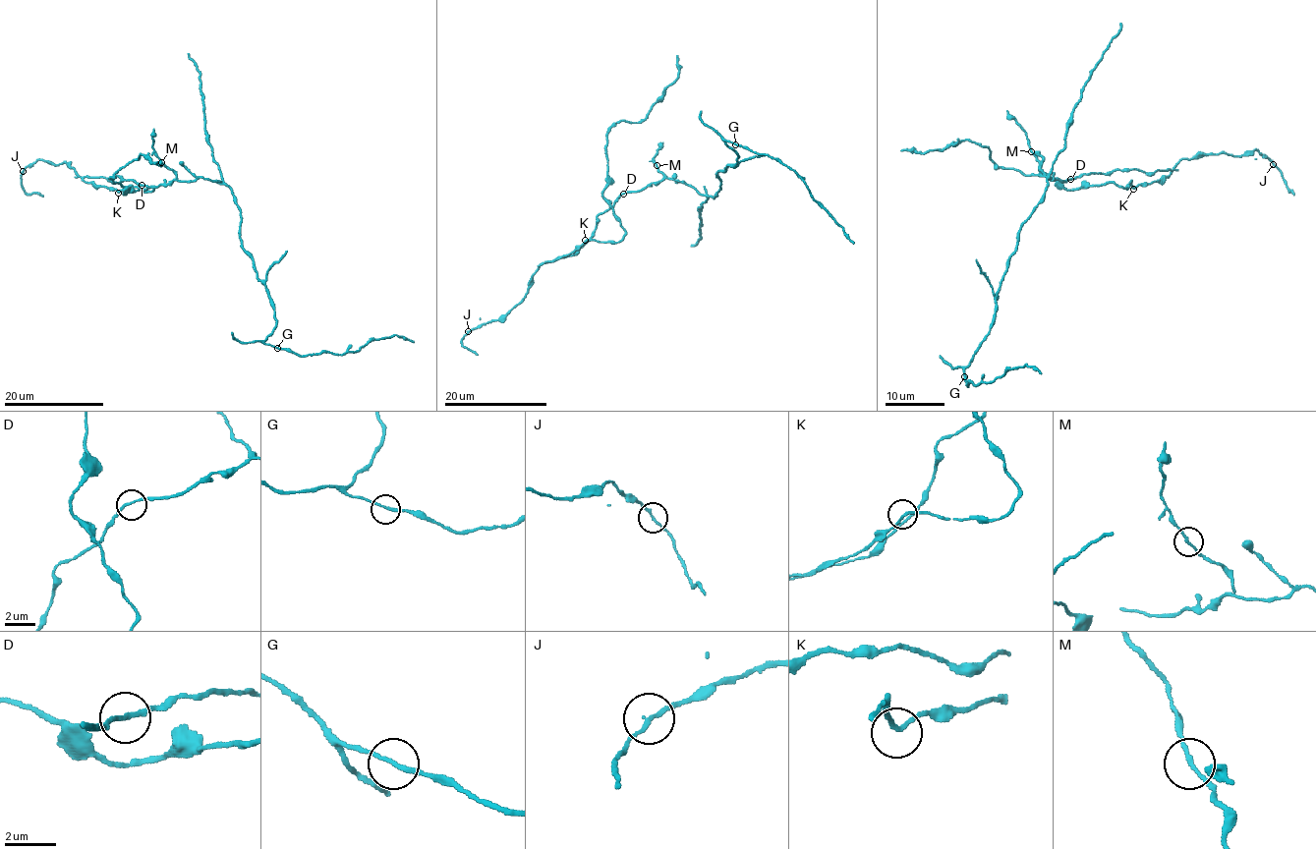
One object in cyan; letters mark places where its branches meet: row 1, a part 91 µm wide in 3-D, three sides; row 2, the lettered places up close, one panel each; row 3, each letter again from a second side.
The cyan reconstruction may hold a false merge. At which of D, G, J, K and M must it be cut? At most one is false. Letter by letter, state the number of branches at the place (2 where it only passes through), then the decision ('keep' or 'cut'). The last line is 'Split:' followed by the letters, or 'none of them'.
D: 2 | keep
G: 2 | keep
J: 2 | cut
K: 2 | keep
M: 2 | keep
Split: J

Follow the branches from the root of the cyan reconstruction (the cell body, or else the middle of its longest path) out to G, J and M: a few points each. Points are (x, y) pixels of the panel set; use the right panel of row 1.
G: (1061, 181), (1039, 174), (1042, 170), (1048, 176), (1046, 190), (1020, 227), (997, 292), (995, 322), (964, 376)
J: (1061, 181), (1117, 169), (1172, 170), (1180, 159), (1199, 155), (1242, 156), (1255, 149), (1274, 164)
M: (1061, 181), (1051, 180), (1040, 171), (1039, 163), (1031, 151)

